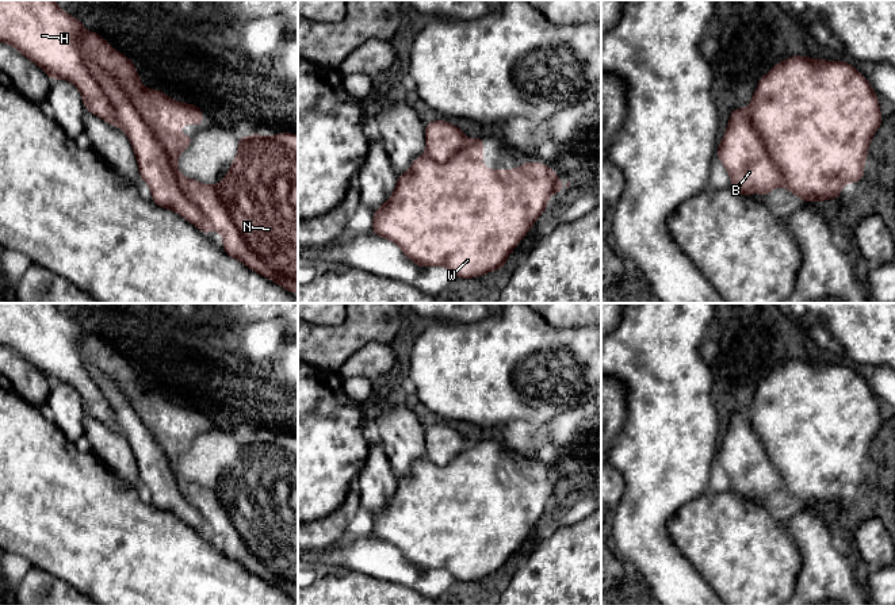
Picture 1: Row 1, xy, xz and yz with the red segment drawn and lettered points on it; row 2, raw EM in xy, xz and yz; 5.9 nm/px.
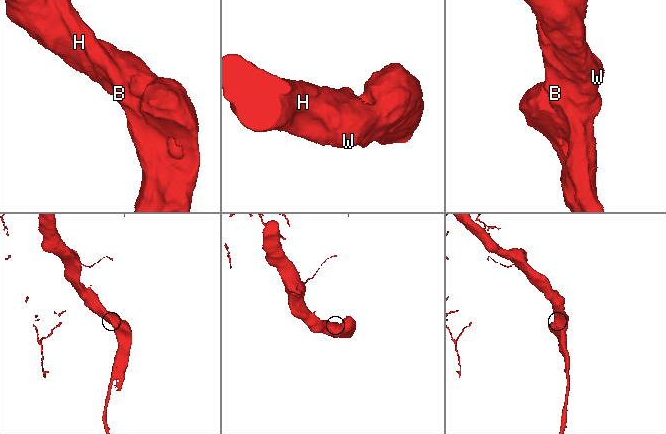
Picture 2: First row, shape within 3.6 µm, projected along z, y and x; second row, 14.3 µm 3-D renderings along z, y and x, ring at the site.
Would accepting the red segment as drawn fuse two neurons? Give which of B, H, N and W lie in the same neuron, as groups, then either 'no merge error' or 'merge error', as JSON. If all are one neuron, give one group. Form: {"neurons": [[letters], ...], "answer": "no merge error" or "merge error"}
{"neurons": [["B", "H", "N", "W"]], "answer": "no merge error"}

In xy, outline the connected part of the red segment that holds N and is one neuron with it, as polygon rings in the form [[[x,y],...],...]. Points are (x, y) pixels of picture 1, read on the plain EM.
[[[0,303],[0,345],[31,363],[50,383],[70,384],[80,394],[85,413],[126,436],[139,479],[150,490],[152,503],[158,510],[177,516],[204,537],[211,533],[221,536],[225,556],[288,596],[298,596],[298,437],[240,440],[238,456],[223,483],[215,489],[202,487],[177,474],[180,456],[194,443],[192,439],[181,439],[180,429],[203,428],[202,413],[196,407],[179,406],[162,394],[146,393],[130,361],[114,353],[97,336],[88,336],[80,323],[62,314],[54,303]]]

